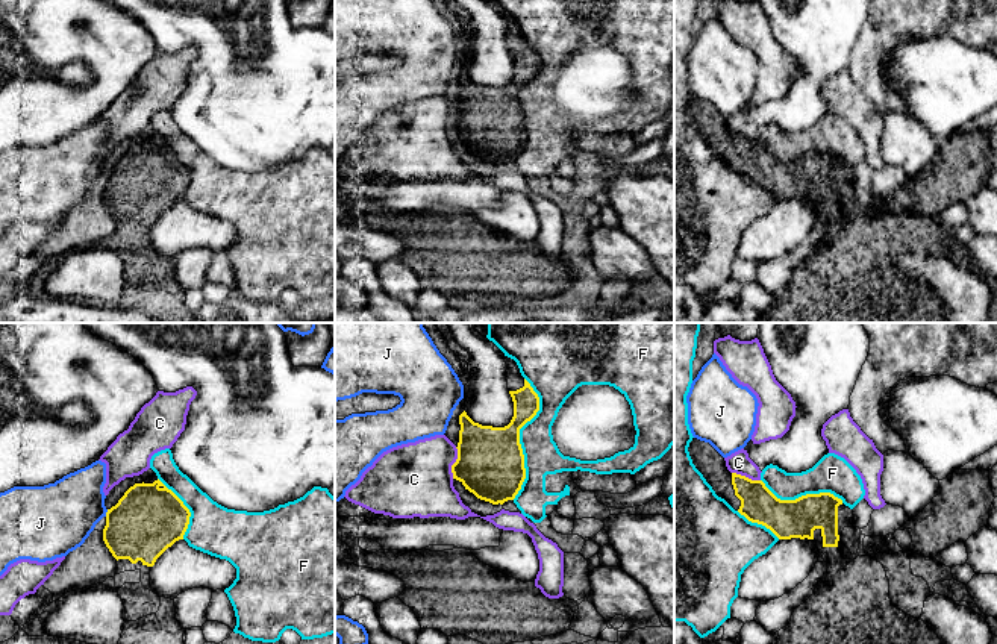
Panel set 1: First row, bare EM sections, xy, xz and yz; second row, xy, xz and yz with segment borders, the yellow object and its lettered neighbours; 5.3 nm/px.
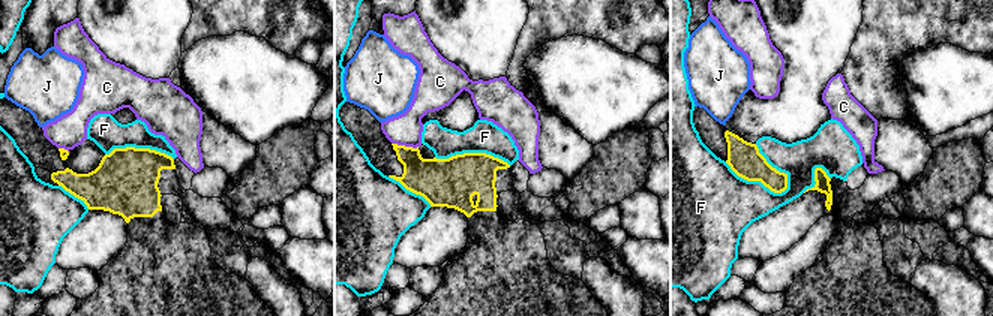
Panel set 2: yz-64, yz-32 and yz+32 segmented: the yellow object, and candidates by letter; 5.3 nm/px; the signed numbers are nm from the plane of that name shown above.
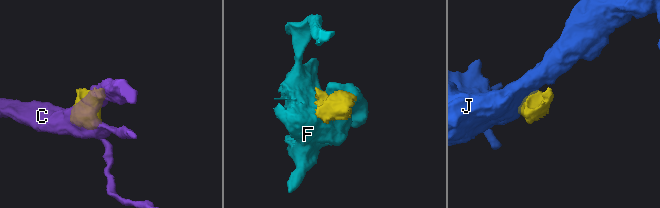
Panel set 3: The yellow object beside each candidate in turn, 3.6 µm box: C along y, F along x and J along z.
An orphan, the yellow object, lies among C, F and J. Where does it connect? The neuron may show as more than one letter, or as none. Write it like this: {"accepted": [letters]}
{"accepted": []}

